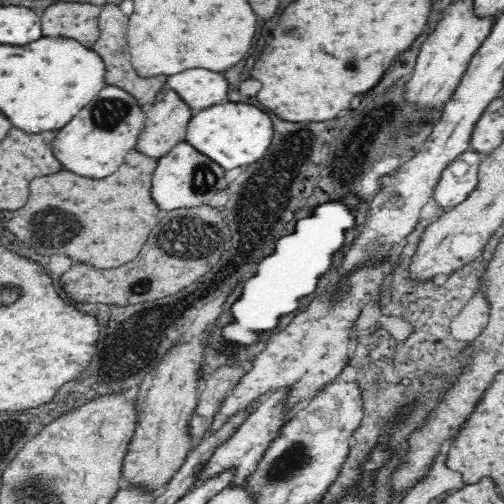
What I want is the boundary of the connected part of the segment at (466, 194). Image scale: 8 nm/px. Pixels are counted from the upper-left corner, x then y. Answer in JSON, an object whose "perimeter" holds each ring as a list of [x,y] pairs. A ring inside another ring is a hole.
{"perimeter":[[[470,149],[456,157],[448,168],[442,171],[435,199],[441,207],[452,208],[470,197],[472,190],[476,190],[480,177],[478,168],[485,154]]]}

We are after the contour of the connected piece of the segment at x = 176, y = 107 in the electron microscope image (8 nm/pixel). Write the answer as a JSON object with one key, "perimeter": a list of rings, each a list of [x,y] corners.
{"perimeter":[[[164,88],[157,94],[156,100],[146,107],[145,113],[146,122],[136,150],[158,160],[185,140],[185,132],[194,112],[175,90]]]}

